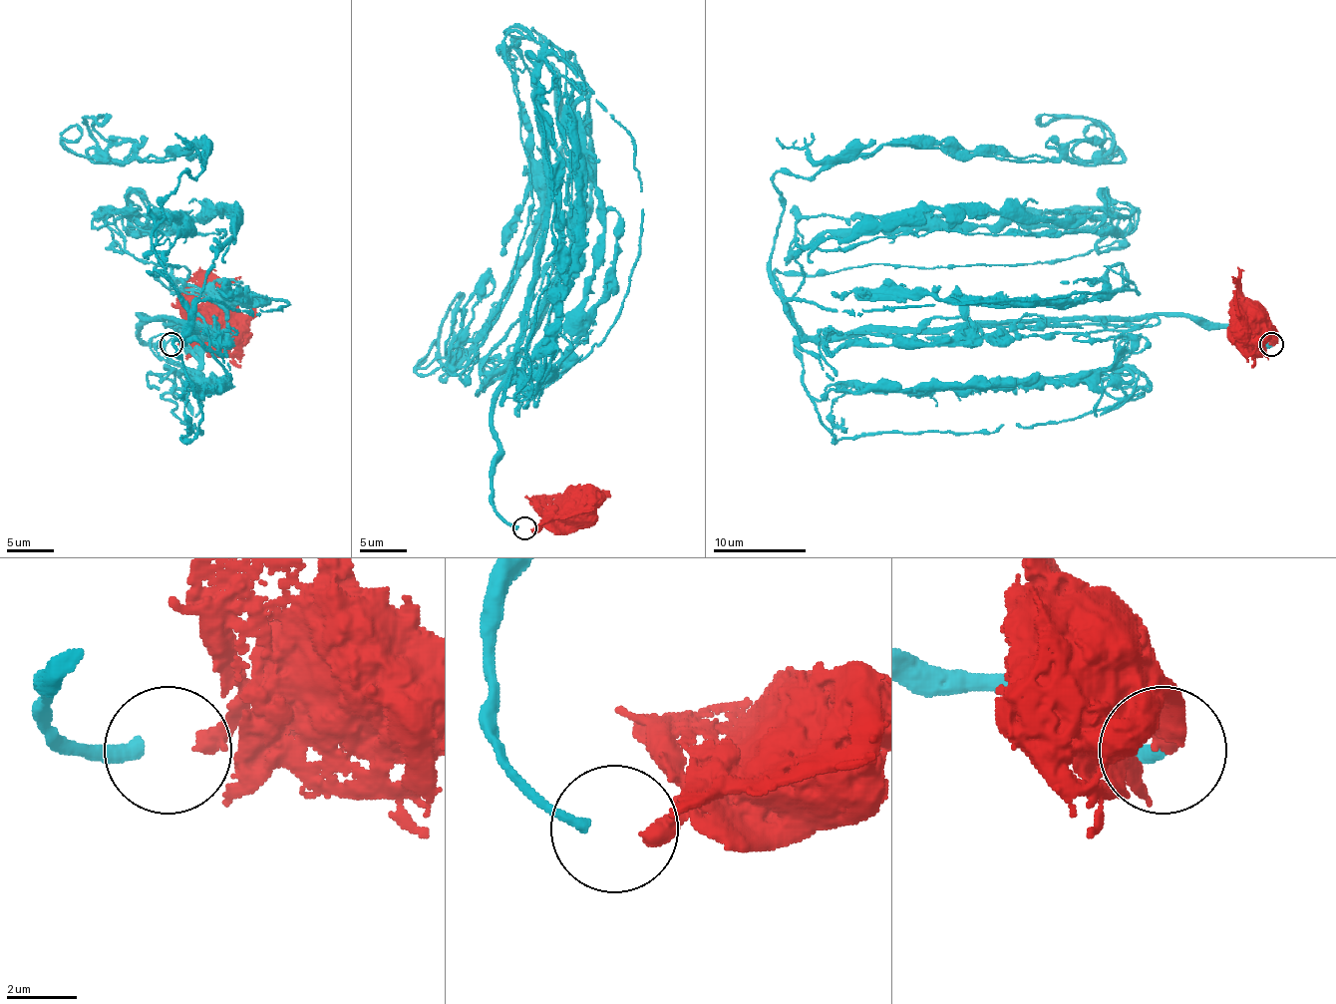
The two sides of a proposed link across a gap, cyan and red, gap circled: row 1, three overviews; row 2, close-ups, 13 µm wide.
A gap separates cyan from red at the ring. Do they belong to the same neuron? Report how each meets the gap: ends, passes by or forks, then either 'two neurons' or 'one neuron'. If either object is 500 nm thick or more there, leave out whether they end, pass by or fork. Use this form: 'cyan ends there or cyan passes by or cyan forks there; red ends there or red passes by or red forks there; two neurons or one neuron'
cyan ends there; red ends there; one neuron

